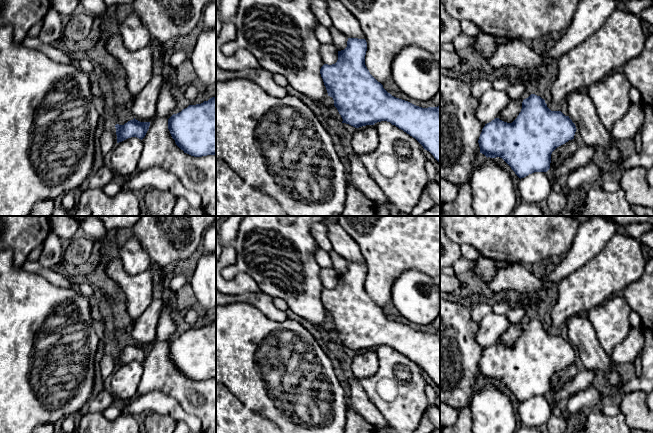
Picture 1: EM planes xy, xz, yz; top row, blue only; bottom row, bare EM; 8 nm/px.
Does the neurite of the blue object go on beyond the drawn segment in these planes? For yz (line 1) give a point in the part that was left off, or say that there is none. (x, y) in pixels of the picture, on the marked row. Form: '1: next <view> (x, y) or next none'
1: next none

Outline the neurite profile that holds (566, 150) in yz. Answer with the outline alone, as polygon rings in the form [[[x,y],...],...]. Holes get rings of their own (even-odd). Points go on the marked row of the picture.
[[[572,139],[566,142],[565,144],[557,147],[551,154],[551,163],[550,168],[553,167],[560,158],[569,158],[578,148],[577,142]]]

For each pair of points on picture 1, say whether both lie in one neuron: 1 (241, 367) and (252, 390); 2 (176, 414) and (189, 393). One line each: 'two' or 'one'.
1: one
2: two

